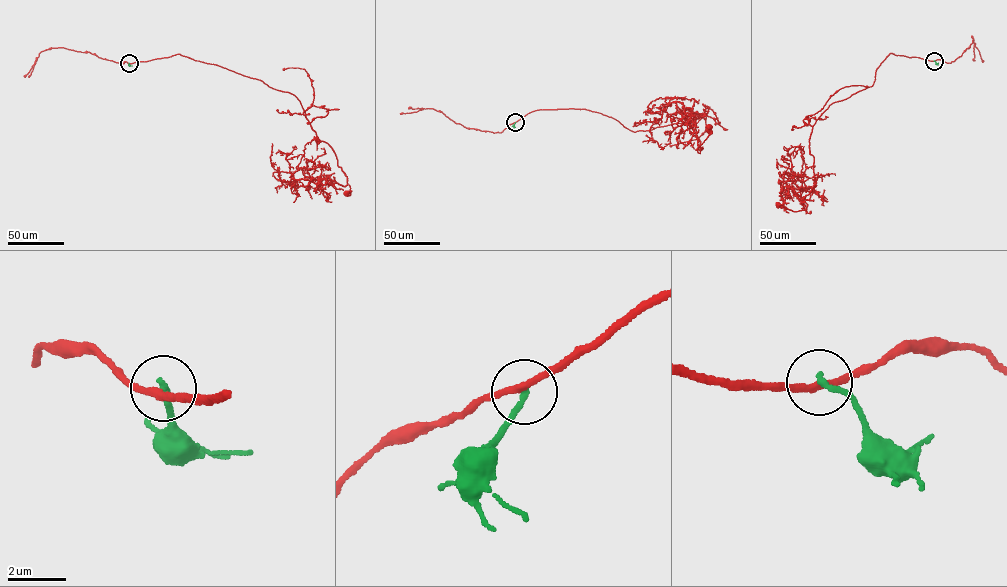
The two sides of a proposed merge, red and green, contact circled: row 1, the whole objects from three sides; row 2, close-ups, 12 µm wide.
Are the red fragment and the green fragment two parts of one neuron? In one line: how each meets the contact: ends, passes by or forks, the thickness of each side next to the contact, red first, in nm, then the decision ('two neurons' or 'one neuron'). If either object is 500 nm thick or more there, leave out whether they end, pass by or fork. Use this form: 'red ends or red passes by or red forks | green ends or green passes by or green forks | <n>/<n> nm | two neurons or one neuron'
red passes by | green ends | 240/200 nm | two neurons

